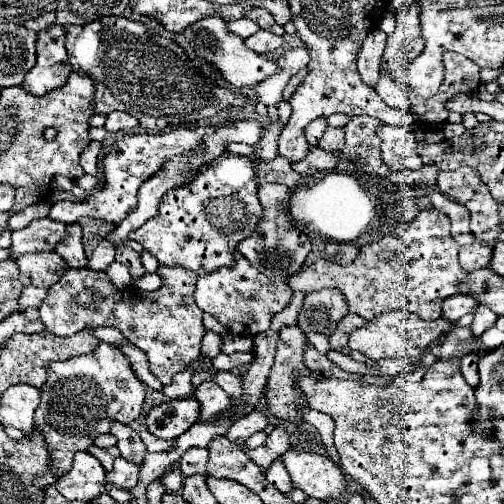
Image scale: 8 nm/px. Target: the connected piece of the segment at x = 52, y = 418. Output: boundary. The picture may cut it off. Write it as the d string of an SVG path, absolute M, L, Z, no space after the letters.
M100 342L100 346L90 354L52 362L52 366L48 366L48 382L44 382L40 392L34 428L26 434L42 434L50 448L50 470L36 478L40 488L54 484L62 474L66 474L74 454L78 450L88 450L96 436L108 434L112 422L134 422L140 416L140 406L144 402L144 384L132 372L128 358L116 346L104 342Z

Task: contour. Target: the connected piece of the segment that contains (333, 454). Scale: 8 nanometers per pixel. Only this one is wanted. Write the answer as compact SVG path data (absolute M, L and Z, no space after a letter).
M304 408L304 414L302 414L302 416L304 416L306 422L310 422L310 424L318 430L322 442L324 442L326 448L328 448L328 456L330 456L336 464L340 464L340 456L338 456L338 452L336 452L336 448L334 448L334 440L332 440L334 420L332 420L328 414L316 412L316 410L312 410L312 408Z

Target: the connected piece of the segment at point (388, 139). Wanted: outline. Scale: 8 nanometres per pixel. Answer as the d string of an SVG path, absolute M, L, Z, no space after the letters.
M380 124L376 134L382 140L382 160L394 172L420 170L424 166L416 152L416 132L412 128Z

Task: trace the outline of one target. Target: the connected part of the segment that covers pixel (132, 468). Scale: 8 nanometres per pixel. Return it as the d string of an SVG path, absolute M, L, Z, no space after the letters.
M120 456L120 458L116 458L114 468L106 474L106 478L116 488L134 488L138 482L138 472L140 472L138 464L128 462L126 458Z

